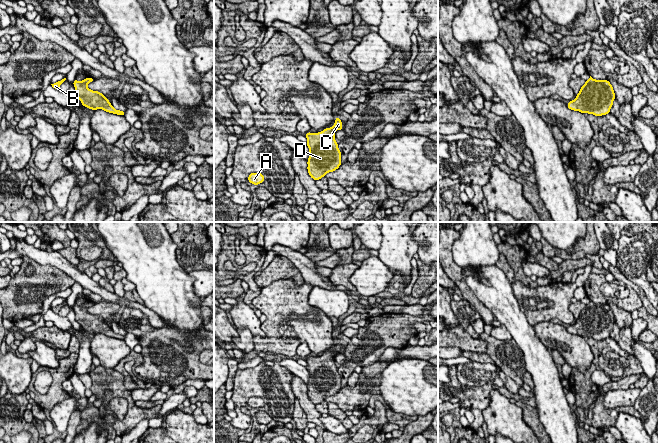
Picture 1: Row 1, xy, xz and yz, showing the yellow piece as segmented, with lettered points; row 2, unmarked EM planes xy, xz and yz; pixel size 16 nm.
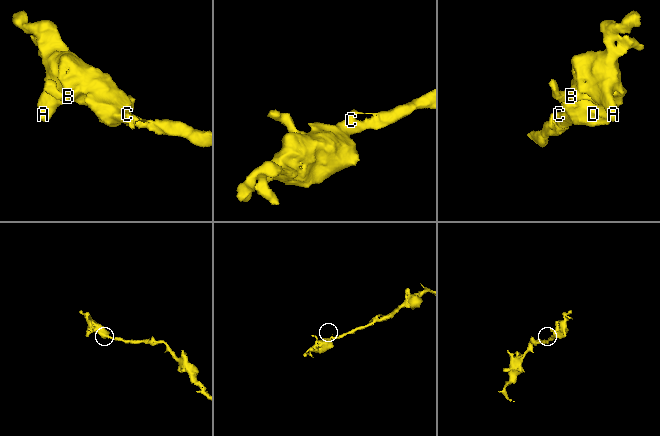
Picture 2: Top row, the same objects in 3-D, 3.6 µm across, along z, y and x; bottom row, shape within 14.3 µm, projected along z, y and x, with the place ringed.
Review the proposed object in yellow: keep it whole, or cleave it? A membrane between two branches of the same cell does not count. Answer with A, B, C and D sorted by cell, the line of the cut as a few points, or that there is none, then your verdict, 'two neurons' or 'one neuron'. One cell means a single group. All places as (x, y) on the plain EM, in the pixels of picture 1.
A B C D | no cut | one neuron

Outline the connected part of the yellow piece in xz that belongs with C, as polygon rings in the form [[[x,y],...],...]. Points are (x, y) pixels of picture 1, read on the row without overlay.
[[[336,341],[335,347],[330,352],[325,352],[322,356],[308,356],[307,370],[310,374],[307,385],[308,397],[312,403],[319,404],[327,397],[339,392],[341,387],[341,376],[335,365],[335,356],[343,354],[340,341]]]

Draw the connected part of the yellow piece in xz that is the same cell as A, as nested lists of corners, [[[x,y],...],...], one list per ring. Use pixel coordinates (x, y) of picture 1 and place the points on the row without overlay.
[[[250,397],[248,400],[248,405],[254,409],[259,409],[264,406],[264,399],[261,397]]]

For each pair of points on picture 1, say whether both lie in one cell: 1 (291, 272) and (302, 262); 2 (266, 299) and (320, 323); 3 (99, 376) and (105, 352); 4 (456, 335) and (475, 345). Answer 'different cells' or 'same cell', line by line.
1: different cells
2: same cell
3: different cells
4: same cell

